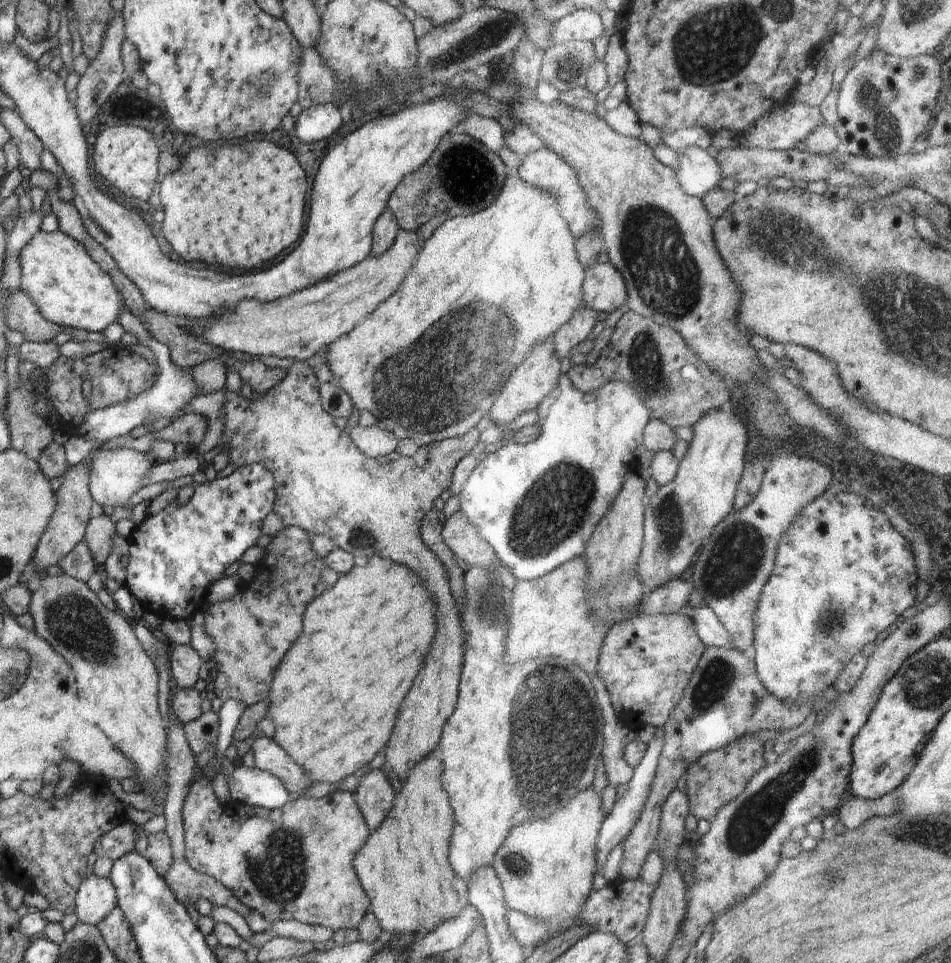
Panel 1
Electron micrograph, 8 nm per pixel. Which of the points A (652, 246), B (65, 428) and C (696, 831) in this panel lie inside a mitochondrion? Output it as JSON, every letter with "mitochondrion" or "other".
{"A":"mitochondrion","B":"other","C":"other"}

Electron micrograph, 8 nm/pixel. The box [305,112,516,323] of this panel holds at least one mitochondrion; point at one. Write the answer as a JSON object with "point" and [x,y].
{"point":[464,173]}

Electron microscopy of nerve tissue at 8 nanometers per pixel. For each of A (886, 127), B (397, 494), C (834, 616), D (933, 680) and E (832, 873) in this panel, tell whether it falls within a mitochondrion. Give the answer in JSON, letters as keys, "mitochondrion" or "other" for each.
{"A":"mitochondrion","B":"other","C":"mitochondrion","D":"mitochondrion","E":"mitochondrion"}

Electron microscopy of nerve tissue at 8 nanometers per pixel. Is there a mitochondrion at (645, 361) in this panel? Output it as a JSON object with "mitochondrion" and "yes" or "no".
{"mitochondrion":"yes"}

